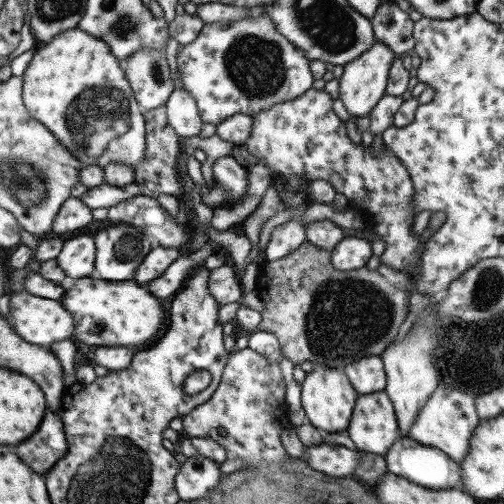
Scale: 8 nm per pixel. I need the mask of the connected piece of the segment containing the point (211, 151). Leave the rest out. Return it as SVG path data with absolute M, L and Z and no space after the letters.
M218 134L211 138L200 138L200 136L182 137L183 149L192 150L200 149L207 152L207 160L201 162L203 166L203 178L209 190L215 185L213 179L213 163L219 158L231 155L234 143L221 139Z

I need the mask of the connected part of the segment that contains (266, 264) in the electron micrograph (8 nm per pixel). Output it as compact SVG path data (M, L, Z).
M309 240L299 246L295 252L291 252L289 256L285 258L269 261L265 260L258 267L259 275L257 276L257 282L255 290L258 296L263 300L264 309L262 311L263 321L259 325L258 330L265 332L273 332L280 340L281 350L283 355L294 364L303 364L303 362L311 362L314 366L321 364L321 366L327 366L327 368L341 369L344 366L351 364L354 360L359 358L365 358L365 356L380 356L385 350L385 346L389 345L389 342L395 338L399 325L405 320L407 312L409 312L408 294L406 291L401 291L397 287L386 282L376 270L367 269L367 267L361 267L353 271L339 271L330 263L330 251L311 244Z

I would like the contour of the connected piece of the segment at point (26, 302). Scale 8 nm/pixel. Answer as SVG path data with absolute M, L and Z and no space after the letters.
M27 291L11 294L11 315L17 334L31 344L49 347L53 342L73 340L77 332L77 321L63 301L35 296Z

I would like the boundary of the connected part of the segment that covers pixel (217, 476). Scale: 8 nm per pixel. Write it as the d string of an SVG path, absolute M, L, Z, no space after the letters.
M197 455L181 464L181 472L176 480L181 500L203 498L210 495L222 482L221 464Z

